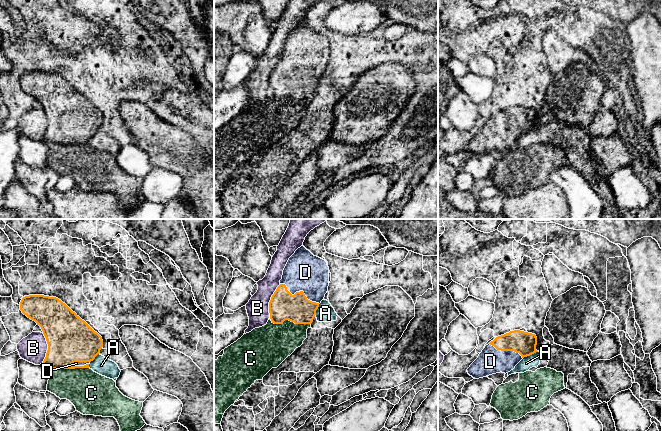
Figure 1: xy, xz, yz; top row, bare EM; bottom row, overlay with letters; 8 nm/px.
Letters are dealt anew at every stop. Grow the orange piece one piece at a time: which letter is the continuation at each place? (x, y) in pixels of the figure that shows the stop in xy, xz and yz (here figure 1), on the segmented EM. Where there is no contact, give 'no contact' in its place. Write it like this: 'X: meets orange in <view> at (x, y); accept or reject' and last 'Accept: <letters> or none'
A: meets orange in yz at (530, 354); reject
B: meets orange in xz at (270, 301); reject
C: meets orange in xz at (290, 320); reject
D: meets orange in xz at (300, 291); accept
Accept: D

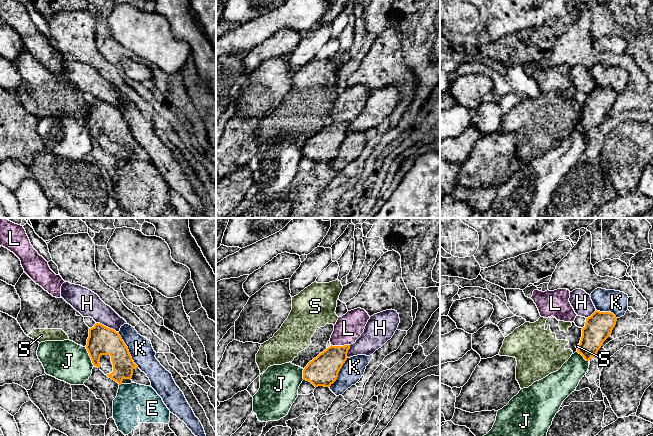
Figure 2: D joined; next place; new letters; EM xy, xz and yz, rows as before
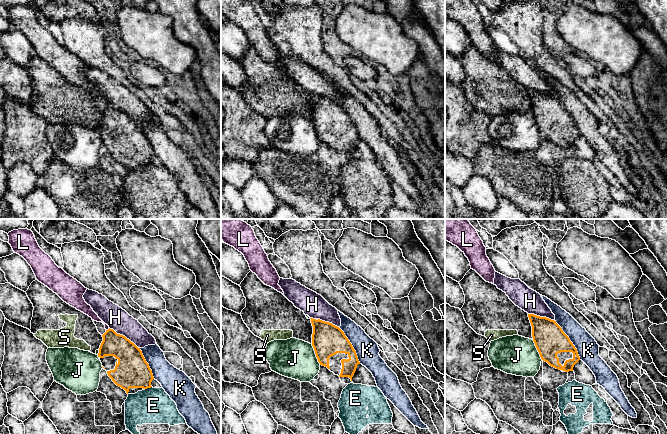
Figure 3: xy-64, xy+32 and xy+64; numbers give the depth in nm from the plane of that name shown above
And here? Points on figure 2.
E: meets orange in xy at (120, 384); reject
H: meets orange in xy at (107, 327); reject
J: meets orange in xy at (89, 355); reject
K: meets orange in xy at (128, 350); reject
L: meets orange in xz at (340, 346); reject
S: meets orange in yz at (579, 347); reject
Accept: none

